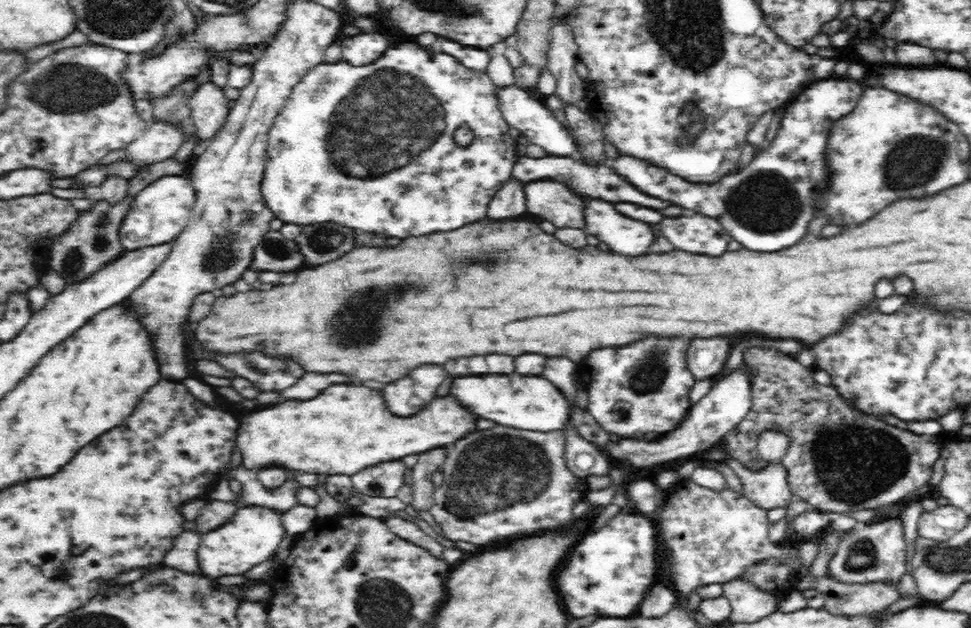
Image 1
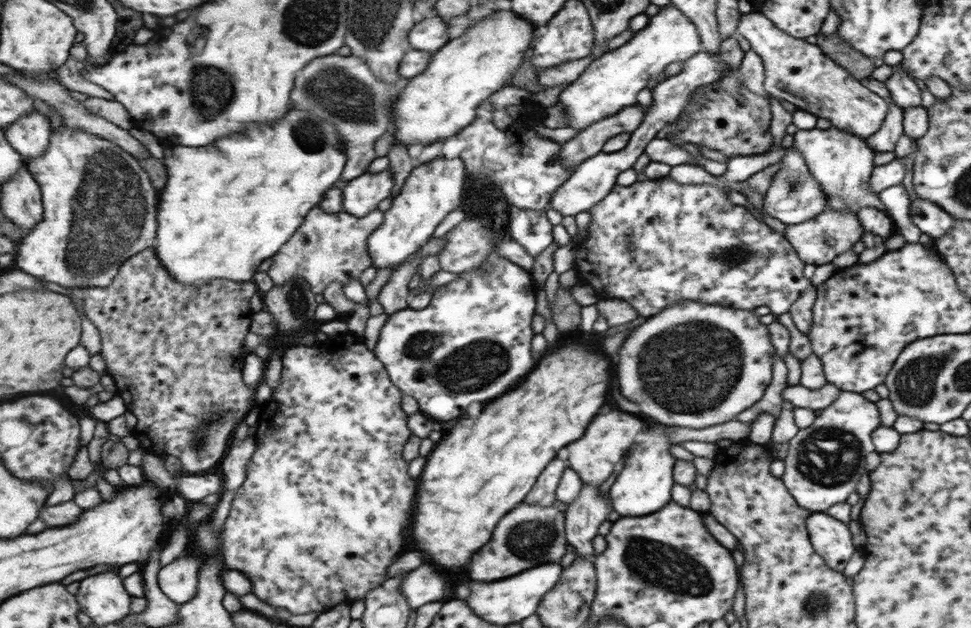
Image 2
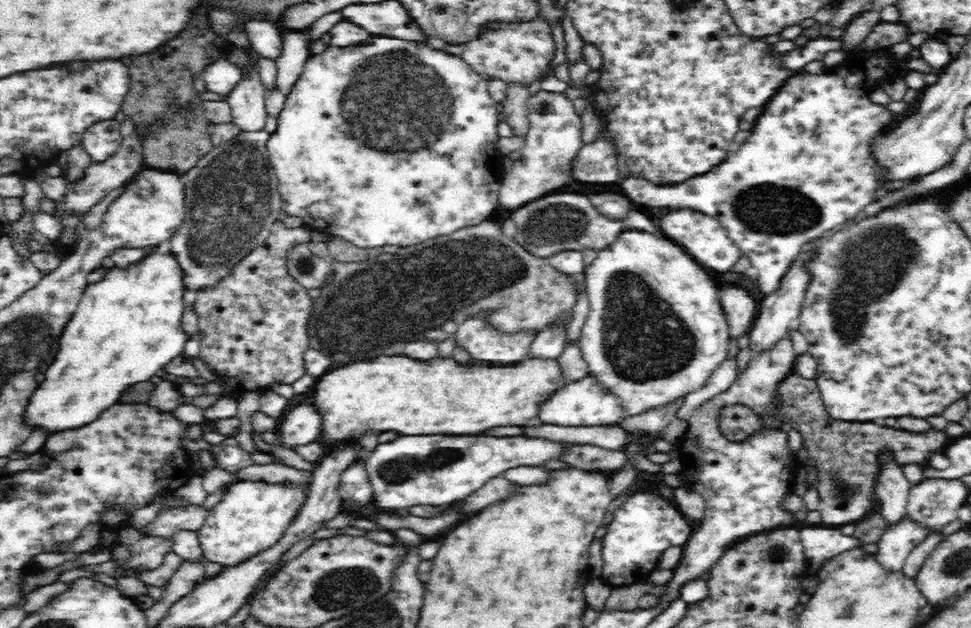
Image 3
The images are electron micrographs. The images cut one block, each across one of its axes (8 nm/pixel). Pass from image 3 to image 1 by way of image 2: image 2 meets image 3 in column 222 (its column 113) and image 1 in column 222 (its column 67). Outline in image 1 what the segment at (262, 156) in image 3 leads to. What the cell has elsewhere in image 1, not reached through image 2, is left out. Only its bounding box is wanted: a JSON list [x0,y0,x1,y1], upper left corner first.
[120,3,342,378]

